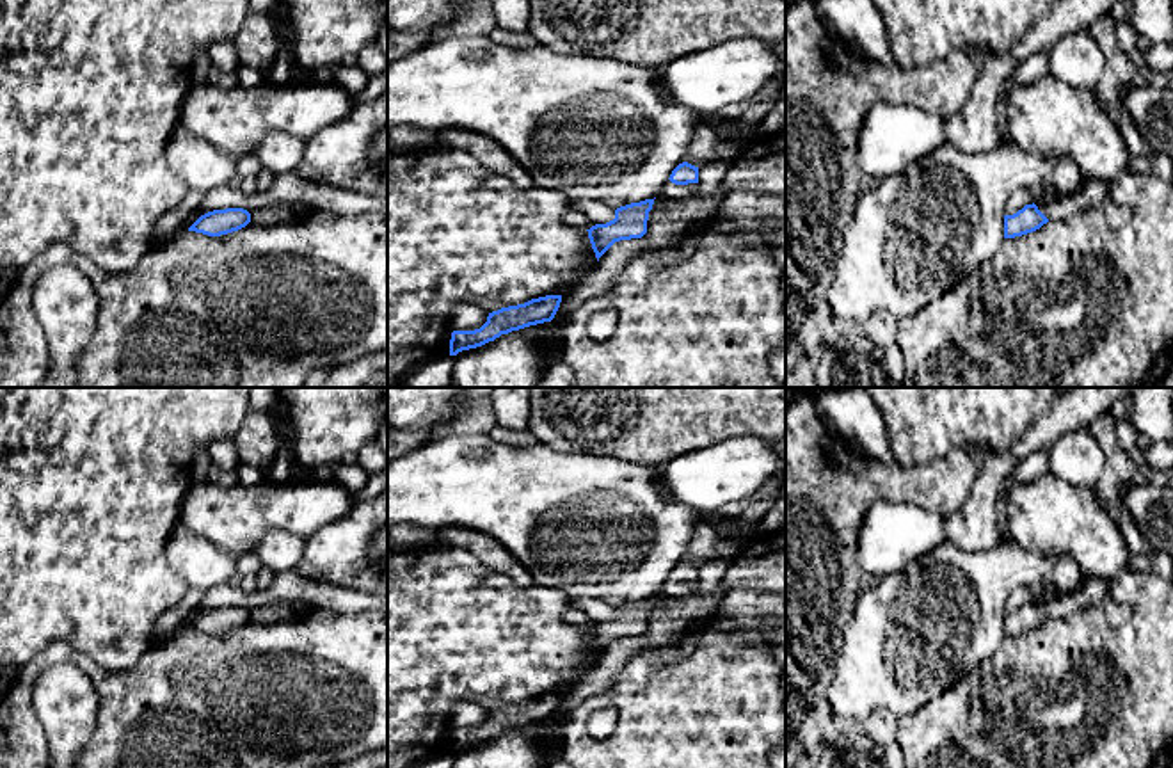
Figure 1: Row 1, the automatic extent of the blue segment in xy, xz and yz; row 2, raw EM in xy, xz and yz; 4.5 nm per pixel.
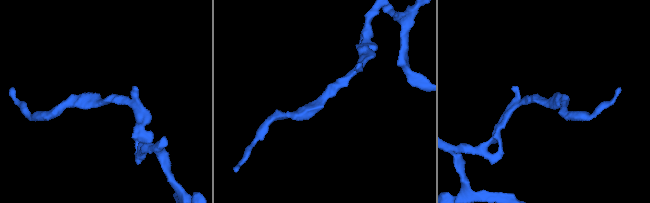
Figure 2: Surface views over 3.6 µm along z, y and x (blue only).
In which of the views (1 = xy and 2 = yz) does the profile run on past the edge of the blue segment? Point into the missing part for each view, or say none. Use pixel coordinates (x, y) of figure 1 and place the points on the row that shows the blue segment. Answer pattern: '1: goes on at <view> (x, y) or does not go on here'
1: does not go on here
2: does not go on here

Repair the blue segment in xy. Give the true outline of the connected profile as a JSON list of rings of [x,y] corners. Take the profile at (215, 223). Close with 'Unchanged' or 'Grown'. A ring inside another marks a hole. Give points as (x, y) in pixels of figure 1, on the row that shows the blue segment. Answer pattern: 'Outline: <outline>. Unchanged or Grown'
Outline: [[[243,208],[213,210],[201,215],[188,231],[208,236],[220,236],[245,228],[251,222],[251,213]]]. Unchanged

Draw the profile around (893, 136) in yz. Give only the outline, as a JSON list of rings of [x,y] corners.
[[[876,101],[857,139],[857,162],[874,181],[924,162],[946,142],[944,121],[917,107]]]

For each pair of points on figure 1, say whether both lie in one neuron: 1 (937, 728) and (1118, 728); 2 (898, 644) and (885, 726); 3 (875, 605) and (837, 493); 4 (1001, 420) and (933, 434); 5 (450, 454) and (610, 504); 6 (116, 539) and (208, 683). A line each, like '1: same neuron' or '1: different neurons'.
1: same neuron
2: different neurons
3: different neurons
4: same neuron
5: same neuron
6: different neurons

